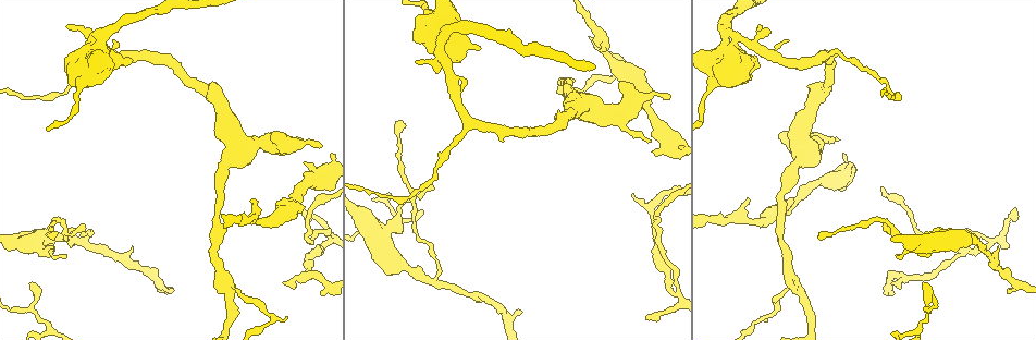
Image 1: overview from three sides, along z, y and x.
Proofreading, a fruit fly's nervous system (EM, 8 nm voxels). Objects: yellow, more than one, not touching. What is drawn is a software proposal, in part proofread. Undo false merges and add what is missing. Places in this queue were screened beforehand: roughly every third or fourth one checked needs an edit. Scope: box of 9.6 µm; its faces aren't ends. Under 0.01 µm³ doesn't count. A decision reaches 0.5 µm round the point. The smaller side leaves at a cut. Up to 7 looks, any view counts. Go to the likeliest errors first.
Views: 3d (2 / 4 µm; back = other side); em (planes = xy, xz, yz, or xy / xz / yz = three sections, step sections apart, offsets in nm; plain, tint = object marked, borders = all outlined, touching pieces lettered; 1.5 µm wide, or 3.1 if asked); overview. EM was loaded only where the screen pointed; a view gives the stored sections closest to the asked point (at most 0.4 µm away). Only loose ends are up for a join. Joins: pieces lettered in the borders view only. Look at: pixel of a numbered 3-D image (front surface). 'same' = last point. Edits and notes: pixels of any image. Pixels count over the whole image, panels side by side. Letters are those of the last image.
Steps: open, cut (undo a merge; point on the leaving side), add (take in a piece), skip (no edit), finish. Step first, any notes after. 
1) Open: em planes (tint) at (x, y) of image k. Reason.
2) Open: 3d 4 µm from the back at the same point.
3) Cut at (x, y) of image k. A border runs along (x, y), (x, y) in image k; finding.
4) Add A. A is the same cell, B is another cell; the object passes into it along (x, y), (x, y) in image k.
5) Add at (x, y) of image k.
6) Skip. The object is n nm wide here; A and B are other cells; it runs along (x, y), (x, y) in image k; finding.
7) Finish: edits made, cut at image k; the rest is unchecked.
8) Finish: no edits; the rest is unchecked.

Open: 3d 4 µm at (725, 41) of image 1. Sharp bend.

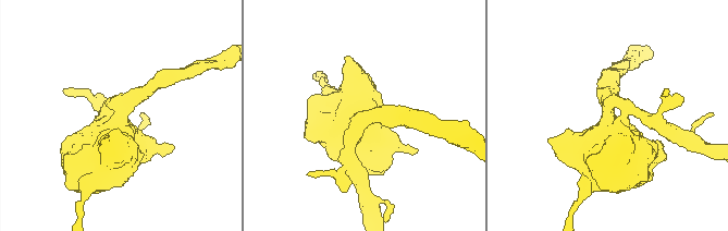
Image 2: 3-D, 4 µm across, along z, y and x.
Open: em xz step 4 (tint) at (118, 119) of image 2.

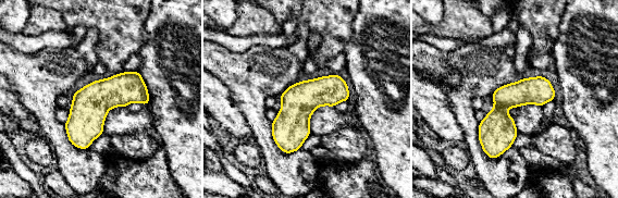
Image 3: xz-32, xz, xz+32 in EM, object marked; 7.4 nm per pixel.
Open: em planes (borders) at the same point.

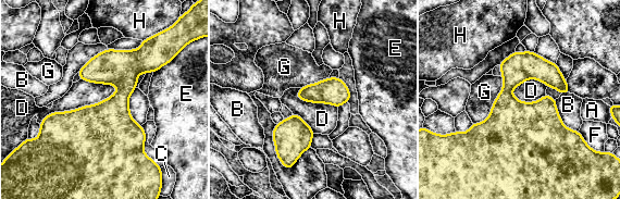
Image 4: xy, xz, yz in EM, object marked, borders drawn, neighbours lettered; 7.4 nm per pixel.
Skip. The object is 380 nm wide here; A, B, C, D, E, F, G and H are other cells; a border runs along (118, 87), (40, 124) in image 4; one cell here.

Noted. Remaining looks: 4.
Open: 3d 2 µm at (1012, 211) of image 1. Tapers out.

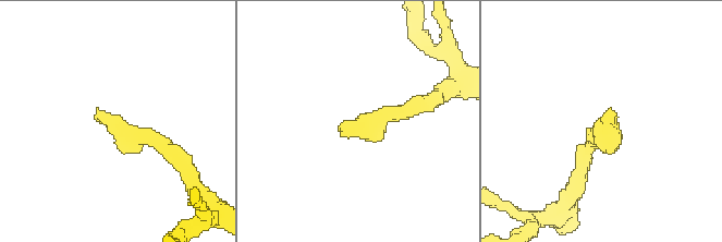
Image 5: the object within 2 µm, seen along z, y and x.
Open: em xy step 8 (borders) at (606, 117) of image 5.

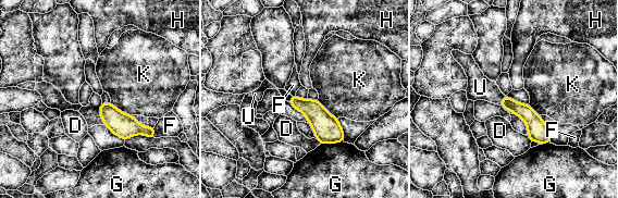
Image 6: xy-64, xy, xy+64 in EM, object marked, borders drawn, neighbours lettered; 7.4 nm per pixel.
Open: em planes (borders) at the same point.

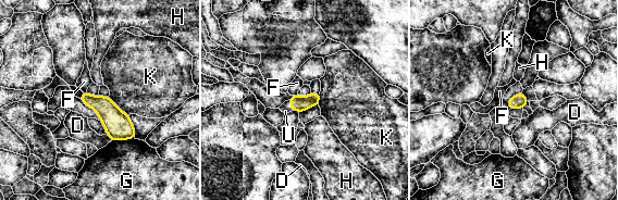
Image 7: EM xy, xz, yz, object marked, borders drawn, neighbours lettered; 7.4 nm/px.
Add U. The object is 100 nm wide here; U is the same cell, D, F, G, H and K are other cells; the object passes into it along (299, 103), (291, 104), (286, 108) in image 7; it goes on there.

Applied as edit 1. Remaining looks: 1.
Open: em planes (borders) at (790, 206) of image 1. Sudden change in width.

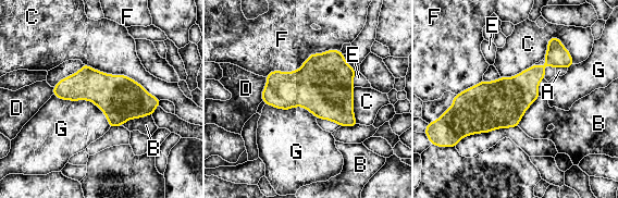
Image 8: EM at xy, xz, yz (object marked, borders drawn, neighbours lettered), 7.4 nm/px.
Skip. A, B, C, D, E, F and G are other cells; continuous, no second cell.

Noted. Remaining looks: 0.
Finish: edits made, add at image 7; the rest is unchecked.

